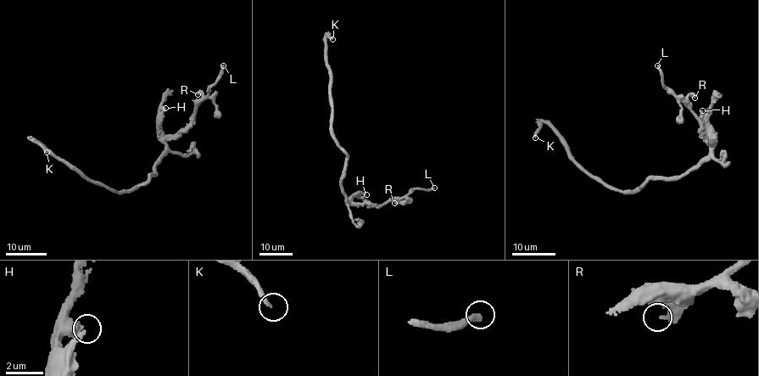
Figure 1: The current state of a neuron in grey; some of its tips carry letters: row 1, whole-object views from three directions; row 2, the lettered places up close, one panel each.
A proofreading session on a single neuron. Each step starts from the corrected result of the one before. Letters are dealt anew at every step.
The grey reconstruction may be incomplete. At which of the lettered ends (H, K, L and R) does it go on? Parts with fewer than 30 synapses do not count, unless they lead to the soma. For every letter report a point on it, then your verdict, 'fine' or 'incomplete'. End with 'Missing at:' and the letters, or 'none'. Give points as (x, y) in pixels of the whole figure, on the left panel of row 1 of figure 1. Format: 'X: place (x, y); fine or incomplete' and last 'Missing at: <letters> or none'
H: place (165, 108); fine
K: place (47, 152); fine
L: place (223, 65); incomplete
R: place (198, 94); incomplete
Missing at: L, R

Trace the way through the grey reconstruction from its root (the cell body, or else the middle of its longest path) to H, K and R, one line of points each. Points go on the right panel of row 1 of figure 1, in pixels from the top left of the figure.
H: (644, 182), (650, 179), (677, 179), (695, 169), (708, 155), (710, 141), (702, 110)
K: (644, 182), (634, 191), (607, 188), (577, 166), (560, 137), (546, 123), (538, 123), (535, 137)
R: (644, 182), (677, 179), (708, 155), (711, 145), (687, 100), (689, 95), (694, 98)

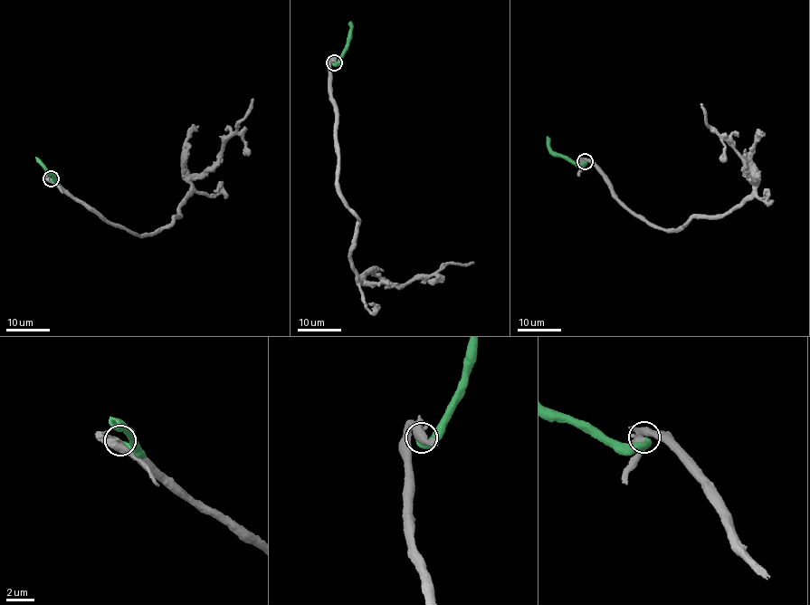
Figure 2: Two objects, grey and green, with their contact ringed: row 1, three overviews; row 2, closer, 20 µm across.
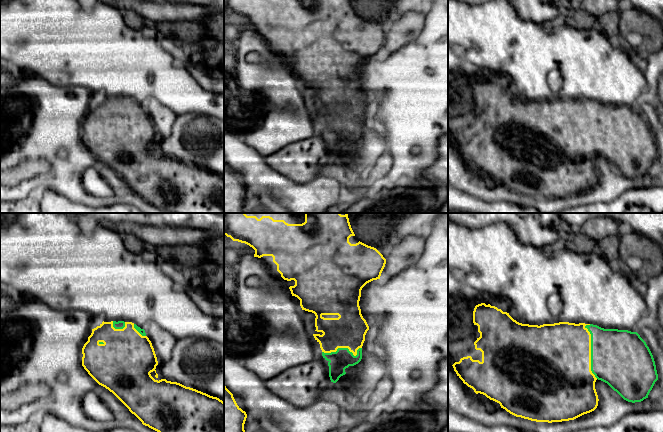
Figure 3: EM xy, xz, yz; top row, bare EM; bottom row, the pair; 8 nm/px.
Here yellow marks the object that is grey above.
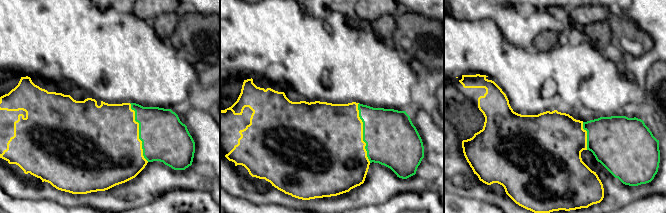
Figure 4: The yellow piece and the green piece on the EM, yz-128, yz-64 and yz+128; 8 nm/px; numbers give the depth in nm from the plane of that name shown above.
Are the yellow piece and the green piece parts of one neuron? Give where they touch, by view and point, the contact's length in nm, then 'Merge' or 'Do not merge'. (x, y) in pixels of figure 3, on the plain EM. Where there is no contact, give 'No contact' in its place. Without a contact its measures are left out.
Touches yellow at yz (590, 127). Shared border 440 nm. Merge

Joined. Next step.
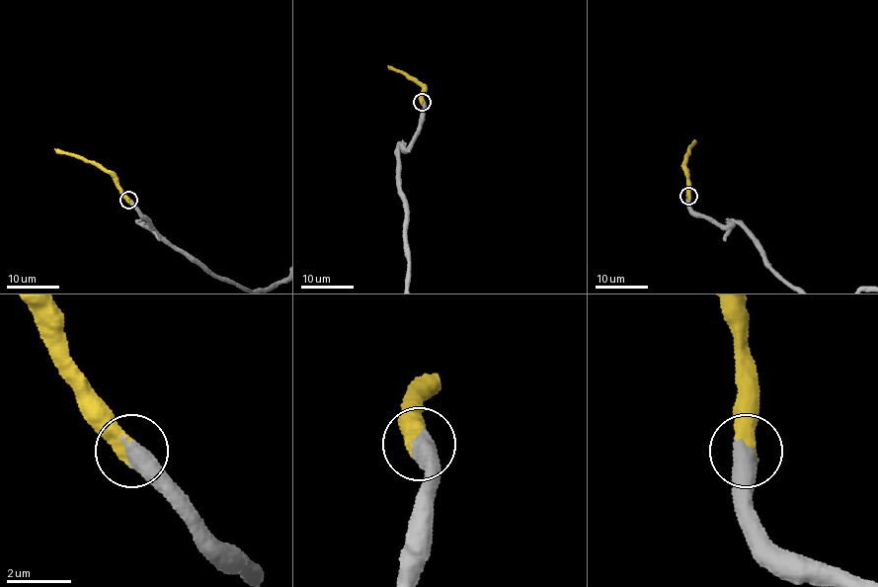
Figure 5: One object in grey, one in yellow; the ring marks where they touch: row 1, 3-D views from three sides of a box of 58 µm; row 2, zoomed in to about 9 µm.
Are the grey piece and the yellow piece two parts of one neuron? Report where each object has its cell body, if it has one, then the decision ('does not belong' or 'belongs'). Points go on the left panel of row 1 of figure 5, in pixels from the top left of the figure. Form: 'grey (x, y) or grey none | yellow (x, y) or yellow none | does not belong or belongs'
grey none | yellow none | belongs

